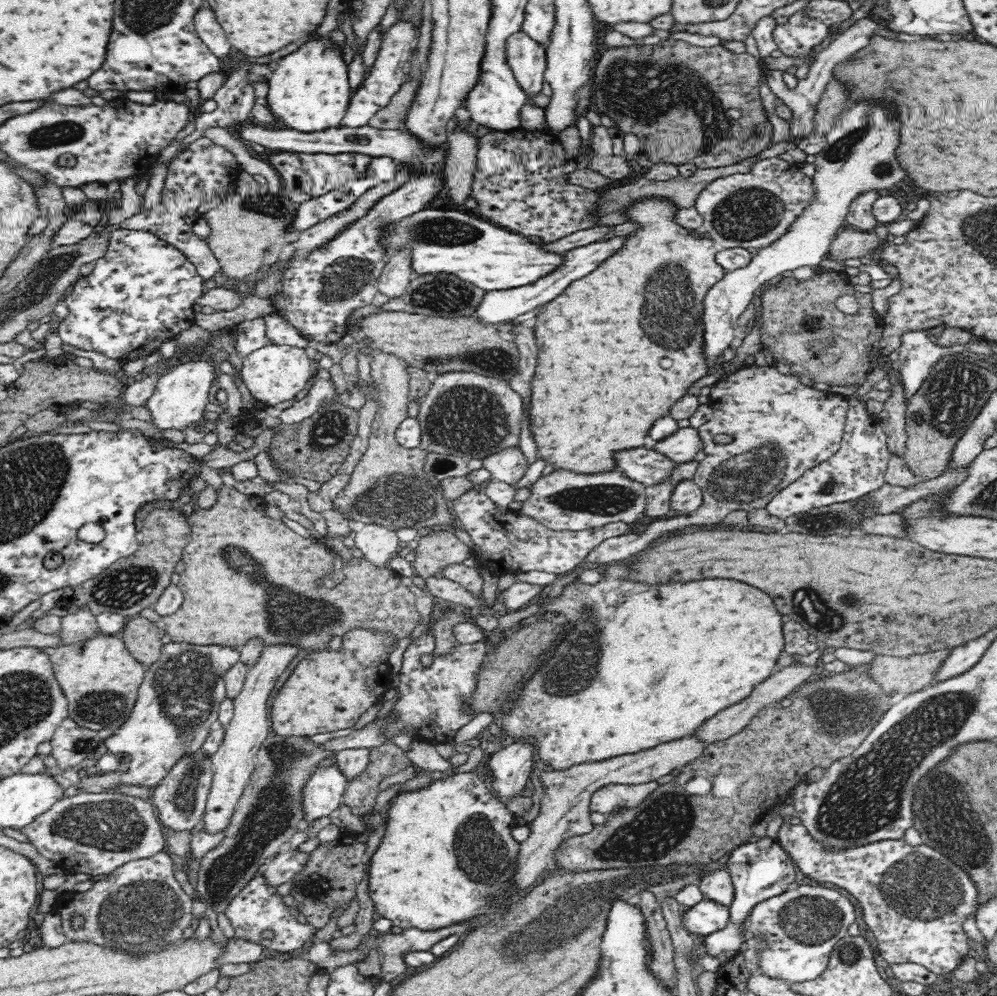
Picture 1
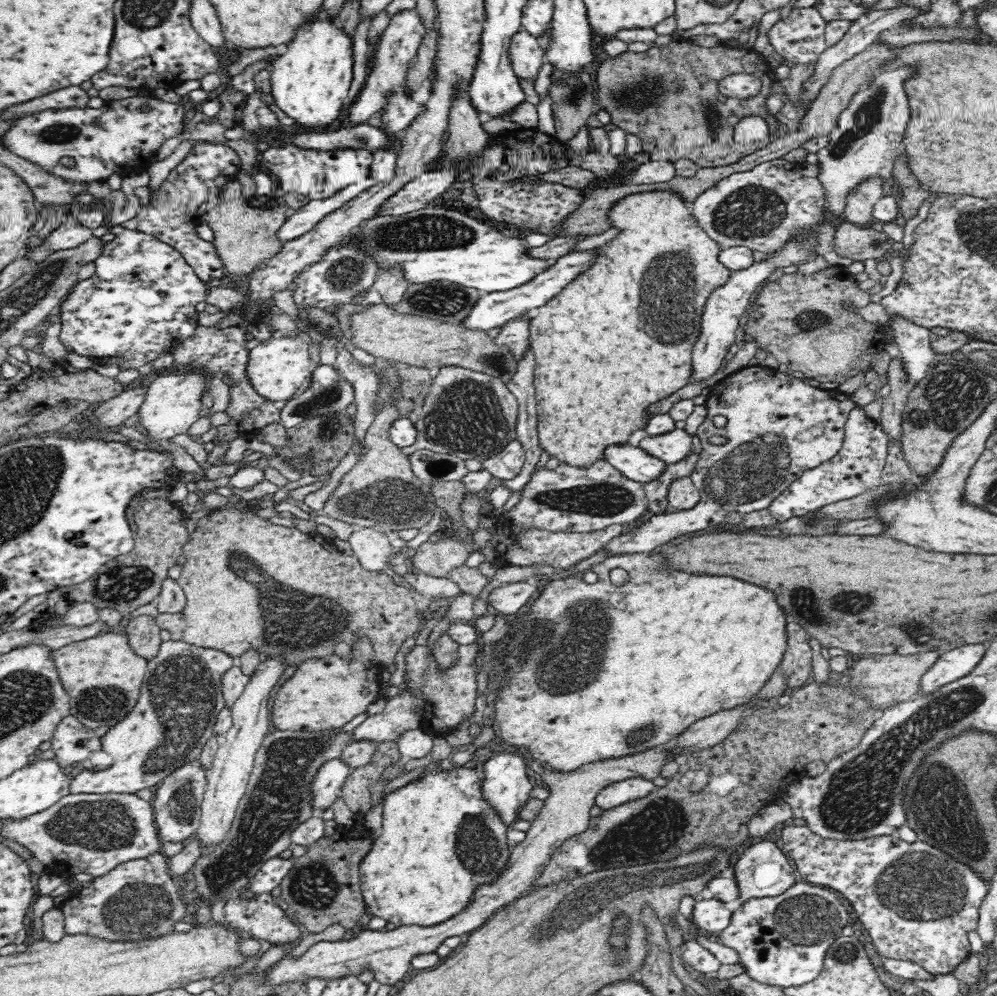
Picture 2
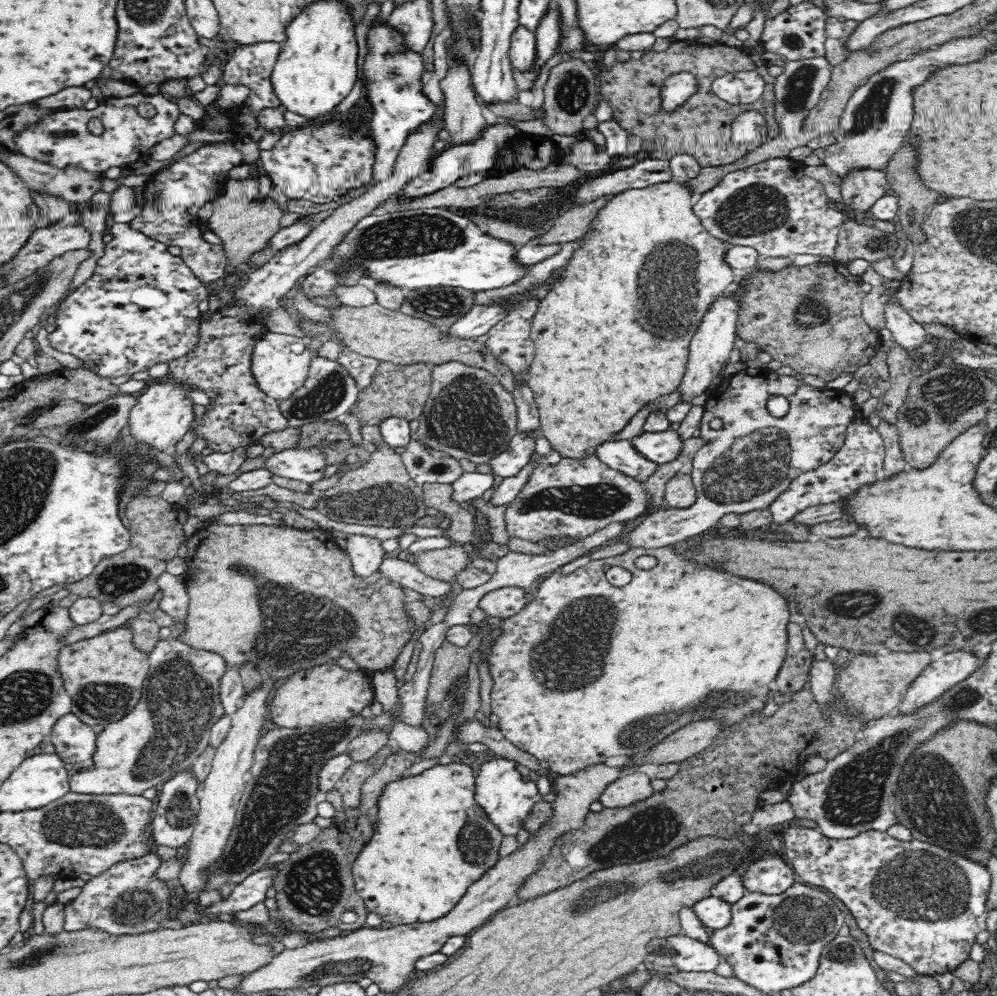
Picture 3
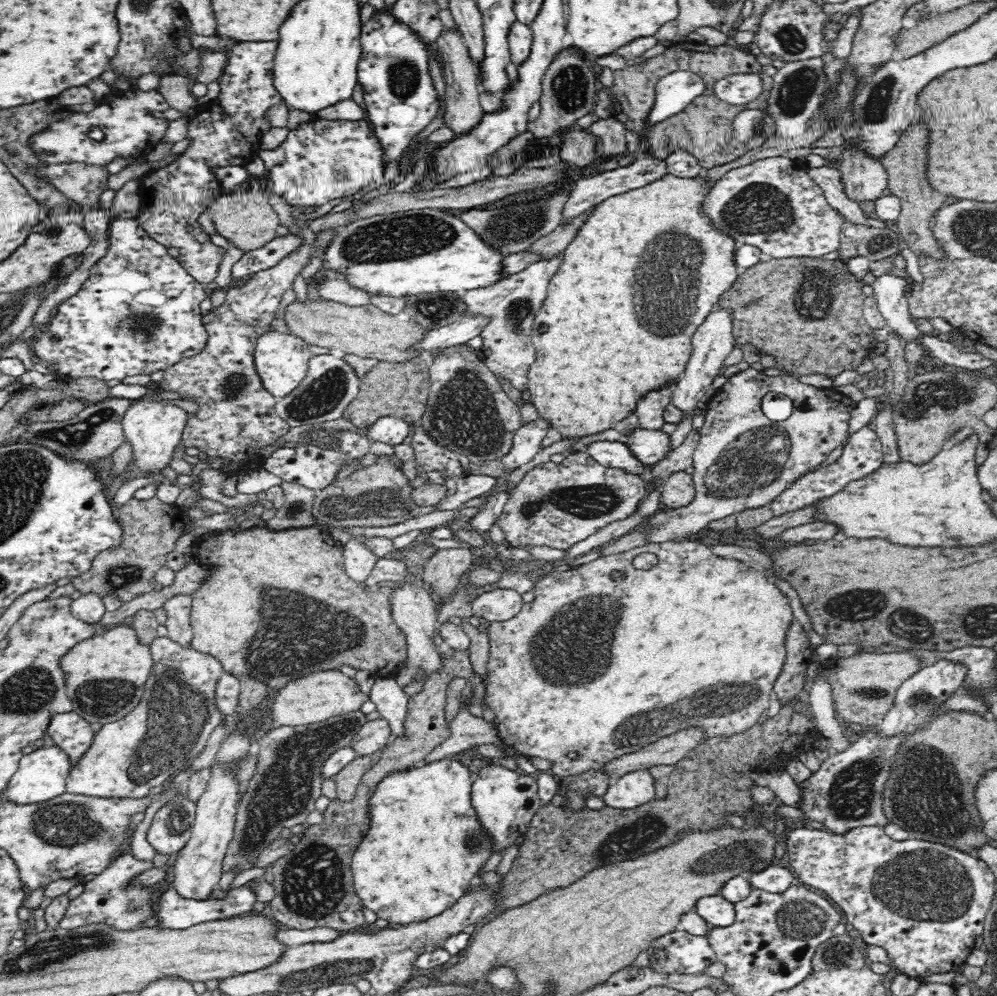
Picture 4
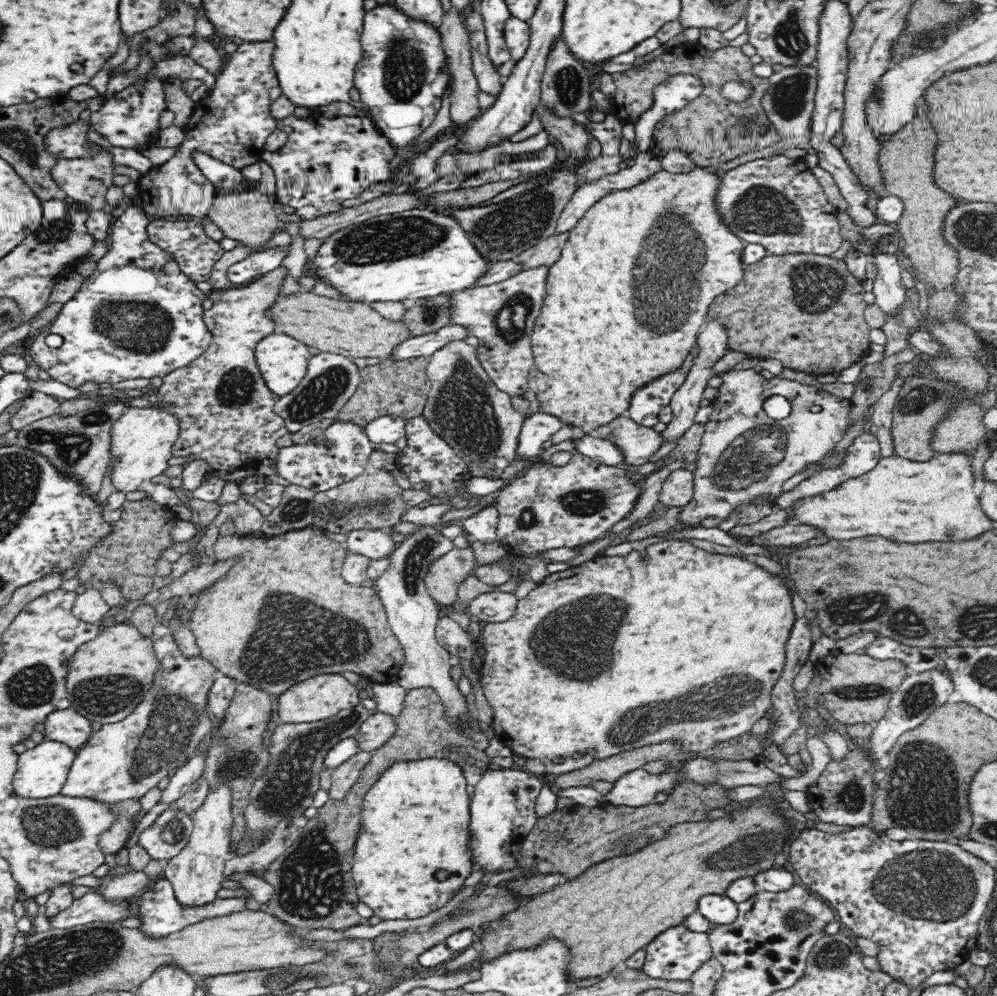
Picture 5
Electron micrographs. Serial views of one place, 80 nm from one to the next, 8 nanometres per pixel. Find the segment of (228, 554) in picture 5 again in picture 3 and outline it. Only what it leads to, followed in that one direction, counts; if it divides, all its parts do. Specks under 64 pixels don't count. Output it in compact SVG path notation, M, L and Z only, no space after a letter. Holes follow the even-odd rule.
M208 525L204 528L200 529L197 533L189 537L188 542L188 554L185 557L187 562L187 572L190 575L190 581L187 582L186 591L189 594L189 611L187 614L187 619L185 620L185 633L181 636L181 641L192 648L198 650L205 650L208 652L215 652L219 654L224 661L226 661L227 668L236 667L240 668L242 665L247 665L248 663L254 665L258 671L262 672L262 676L265 676L267 680L271 680L271 682L276 682L280 680L280 678L288 678L288 676L292 676L292 674L296 674L296 672L302 672L302 670L306 670L306 668L314 668L317 666L325 665L326 663L336 663L336 662L326 662L326 660L336 660L336 658L340 658L343 653L347 653L348 656L358 665L360 669L369 669L372 672L375 671L384 671L390 670L390 668L394 665L395 660L398 658L398 655L402 651L402 648L410 642L410 639L414 637L414 634L411 632L410 625L408 625L408 621L406 621L406 613L404 613L404 600L406 600L406 594L400 589L398 584L394 584L392 582L380 581L378 584L368 584L366 580L362 580L363 578L359 578L353 574L353 569L351 568L350 557L346 555L346 551L340 547L335 541L335 538L332 537L331 533L328 530L322 530L320 527L318 529L302 529L298 530L294 527L288 526L276 526L276 525L233 525L233 526L225 526L225 525Z

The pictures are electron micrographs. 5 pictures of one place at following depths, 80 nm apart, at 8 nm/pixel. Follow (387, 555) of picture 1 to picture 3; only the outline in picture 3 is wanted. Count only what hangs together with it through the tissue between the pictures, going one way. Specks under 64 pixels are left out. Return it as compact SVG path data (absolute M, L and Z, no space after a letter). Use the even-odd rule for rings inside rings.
M349 534L346 536L345 551L350 557L353 574L366 578L380 570L387 556L380 540L370 536Z

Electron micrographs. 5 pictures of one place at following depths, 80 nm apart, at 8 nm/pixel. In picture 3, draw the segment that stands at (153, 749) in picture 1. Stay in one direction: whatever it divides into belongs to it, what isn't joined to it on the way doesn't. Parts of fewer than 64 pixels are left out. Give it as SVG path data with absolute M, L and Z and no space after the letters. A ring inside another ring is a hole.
M174 638L159 639L148 652L149 671L143 680L141 697L127 716L106 724L97 734L92 764L81 774L70 774L70 791L79 795L136 795L164 784L180 771L190 770L208 747L210 729L225 716L220 703L220 678L227 671L226 661L215 652L198 650Z

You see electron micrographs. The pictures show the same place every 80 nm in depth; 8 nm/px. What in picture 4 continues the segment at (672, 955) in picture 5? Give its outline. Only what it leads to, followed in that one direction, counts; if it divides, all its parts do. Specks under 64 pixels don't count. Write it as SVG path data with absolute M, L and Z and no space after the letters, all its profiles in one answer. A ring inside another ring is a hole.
M676 930L656 939L656 942L656 946L651 945L647 950L650 958L656 959L654 963L650 961L648 968L659 974L696 975L717 961L707 936L693 936Z

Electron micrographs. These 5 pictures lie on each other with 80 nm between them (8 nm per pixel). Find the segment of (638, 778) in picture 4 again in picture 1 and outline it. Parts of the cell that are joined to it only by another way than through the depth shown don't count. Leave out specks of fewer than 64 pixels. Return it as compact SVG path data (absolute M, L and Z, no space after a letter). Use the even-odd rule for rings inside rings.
M656 781L644 784L607 784L592 795L590 808L602 814L614 812L618 808L632 808L648 798L658 786Z

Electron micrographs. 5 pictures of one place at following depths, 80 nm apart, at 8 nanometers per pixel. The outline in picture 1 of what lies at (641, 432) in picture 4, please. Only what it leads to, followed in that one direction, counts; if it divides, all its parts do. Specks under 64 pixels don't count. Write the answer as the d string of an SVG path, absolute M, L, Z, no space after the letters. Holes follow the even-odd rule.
M680 428L675 434L666 439L648 443L645 446L666 456L673 463L684 463L692 461L696 452L703 450L703 443L697 430L694 428Z

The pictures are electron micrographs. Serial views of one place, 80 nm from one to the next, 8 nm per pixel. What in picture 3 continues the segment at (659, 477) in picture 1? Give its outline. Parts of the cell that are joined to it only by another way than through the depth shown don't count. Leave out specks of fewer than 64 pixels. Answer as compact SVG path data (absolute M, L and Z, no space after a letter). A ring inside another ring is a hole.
M628 440L604 442L595 449L594 456L609 468L614 468L642 483L654 474L658 466L641 456Z

